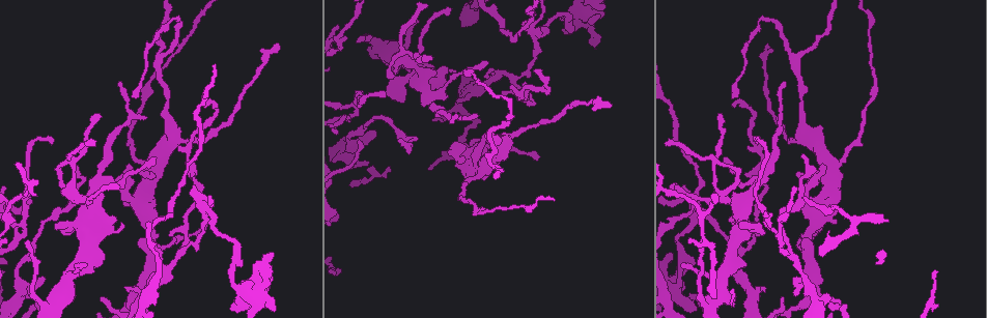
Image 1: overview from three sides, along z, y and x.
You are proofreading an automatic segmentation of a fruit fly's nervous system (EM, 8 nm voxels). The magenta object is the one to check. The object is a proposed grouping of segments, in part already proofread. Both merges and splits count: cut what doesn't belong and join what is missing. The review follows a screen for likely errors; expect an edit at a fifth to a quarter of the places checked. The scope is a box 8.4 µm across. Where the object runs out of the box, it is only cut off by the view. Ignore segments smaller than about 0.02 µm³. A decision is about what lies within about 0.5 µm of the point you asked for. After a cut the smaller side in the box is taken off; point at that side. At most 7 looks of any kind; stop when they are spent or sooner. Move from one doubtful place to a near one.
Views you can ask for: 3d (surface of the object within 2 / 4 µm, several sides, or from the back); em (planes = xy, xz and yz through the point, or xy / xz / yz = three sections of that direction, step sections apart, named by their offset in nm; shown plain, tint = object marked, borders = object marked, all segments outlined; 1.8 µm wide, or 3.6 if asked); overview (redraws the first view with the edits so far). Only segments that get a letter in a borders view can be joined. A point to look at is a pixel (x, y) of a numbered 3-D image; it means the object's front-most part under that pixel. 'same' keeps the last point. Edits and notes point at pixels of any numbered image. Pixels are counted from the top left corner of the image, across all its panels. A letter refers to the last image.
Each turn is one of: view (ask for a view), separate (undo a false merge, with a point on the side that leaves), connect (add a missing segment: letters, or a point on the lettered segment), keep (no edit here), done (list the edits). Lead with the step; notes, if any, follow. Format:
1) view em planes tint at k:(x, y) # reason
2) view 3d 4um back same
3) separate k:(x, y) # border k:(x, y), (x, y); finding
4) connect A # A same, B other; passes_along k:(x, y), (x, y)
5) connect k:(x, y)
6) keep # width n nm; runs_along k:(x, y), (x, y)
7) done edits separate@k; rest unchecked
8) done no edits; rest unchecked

view 3d 2um at 1:(763, 221) # a fork

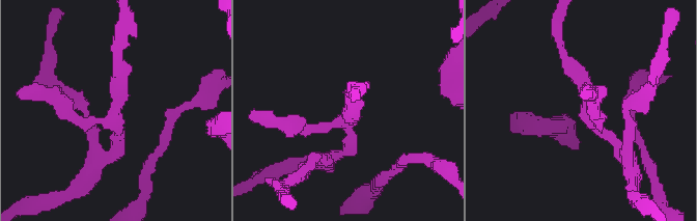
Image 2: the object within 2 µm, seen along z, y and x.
view em 3.6um planes tint at 2:(346, 117) # need the tissue

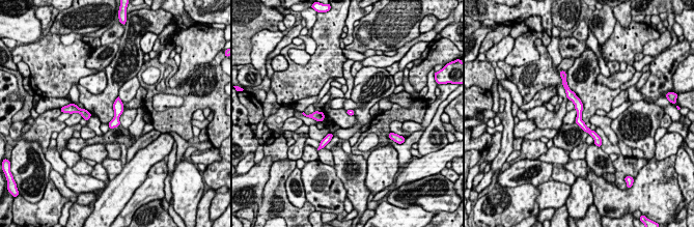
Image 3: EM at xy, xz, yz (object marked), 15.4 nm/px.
view em 3.6um planes borders same # what lies round it

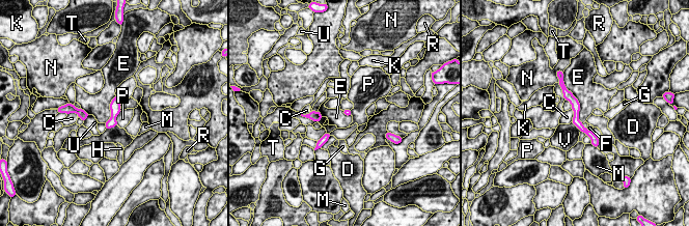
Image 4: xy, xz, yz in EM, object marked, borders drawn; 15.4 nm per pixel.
keep # C other, D other, E other, F other, G other, H other, K other, M other, N other, P other, R other, T other, U other, V other; border 4:(562, 80), (579, 104), (582, 123); one cell here

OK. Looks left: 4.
view 3d 4um at 1:(367, 163) # branch stops here

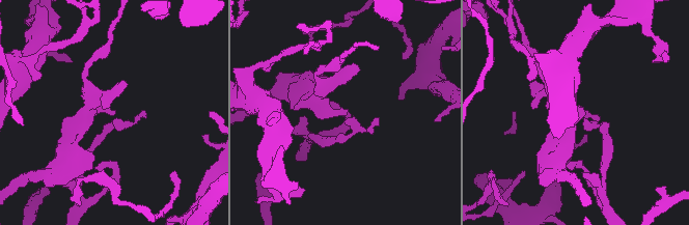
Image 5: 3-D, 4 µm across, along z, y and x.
view em planes borders at 5:(345, 114)

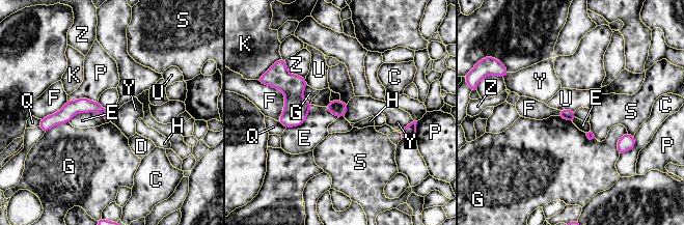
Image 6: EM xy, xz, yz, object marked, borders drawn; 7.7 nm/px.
keep # C other, D other, E other, F other, G other, H other, K other, P other, Q other, S other, U other, Y other, Z other; border 6:(277, 121), (285, 128); none of them fits

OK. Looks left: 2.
view em planes borders at 1:(608, 104) # branch stops here

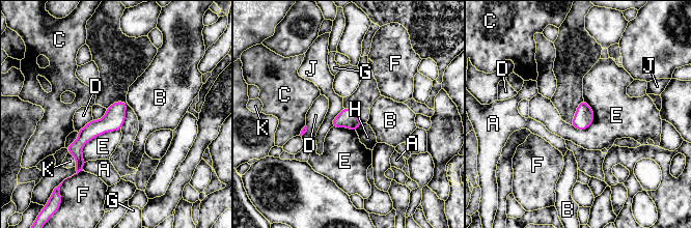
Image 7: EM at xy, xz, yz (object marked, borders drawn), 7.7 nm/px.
keep # A other, B other, C other, D other, E other, F other, G other, H other, J other, K other; border 7:(343, 108), (333, 119), (331, 126); none of them fits

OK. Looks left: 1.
done no edits; rest unchecked

